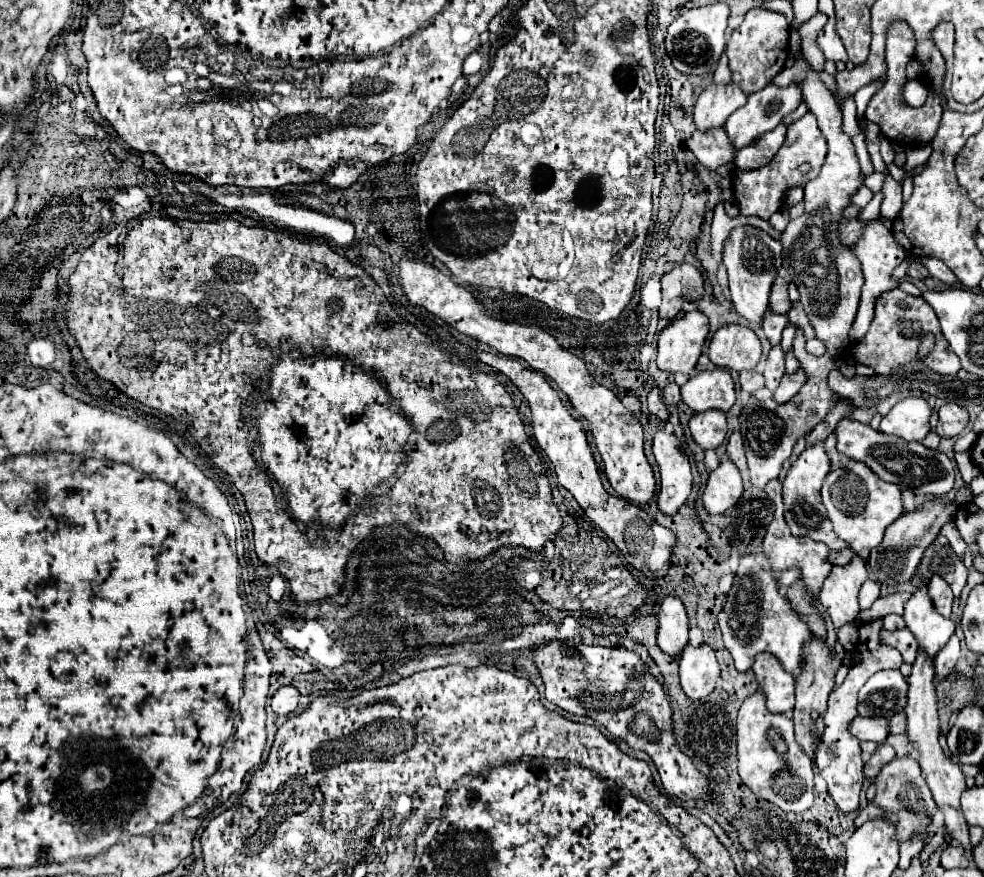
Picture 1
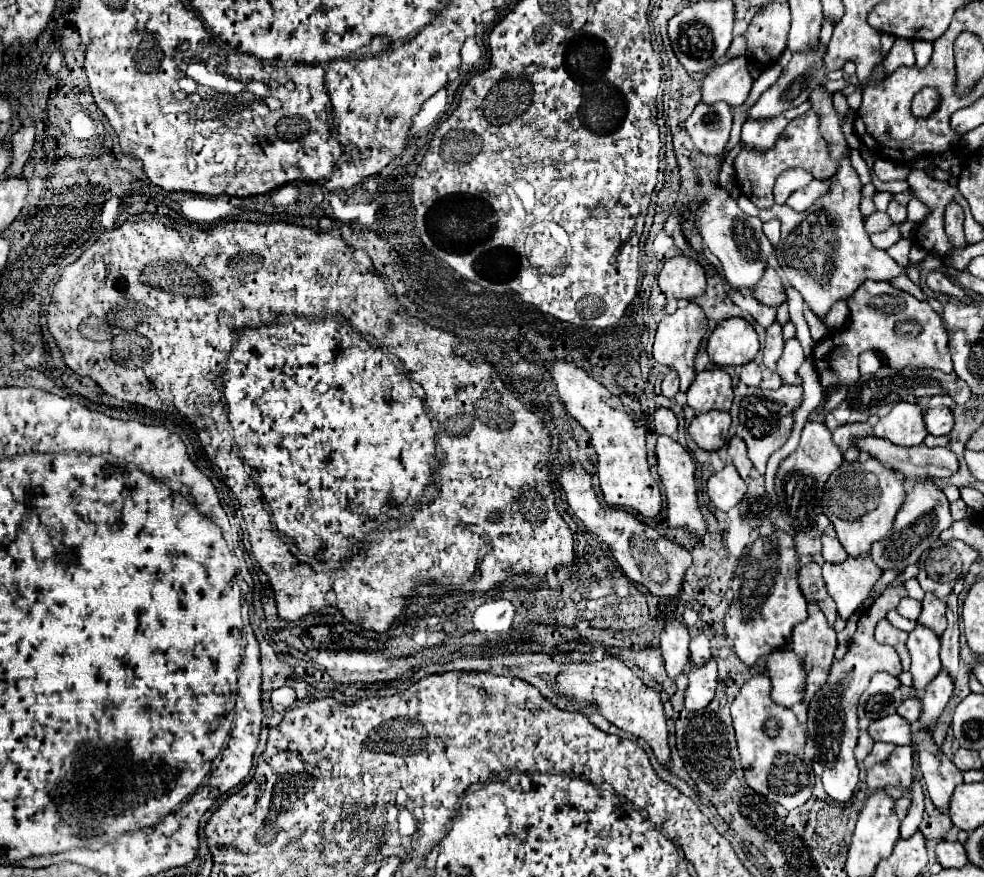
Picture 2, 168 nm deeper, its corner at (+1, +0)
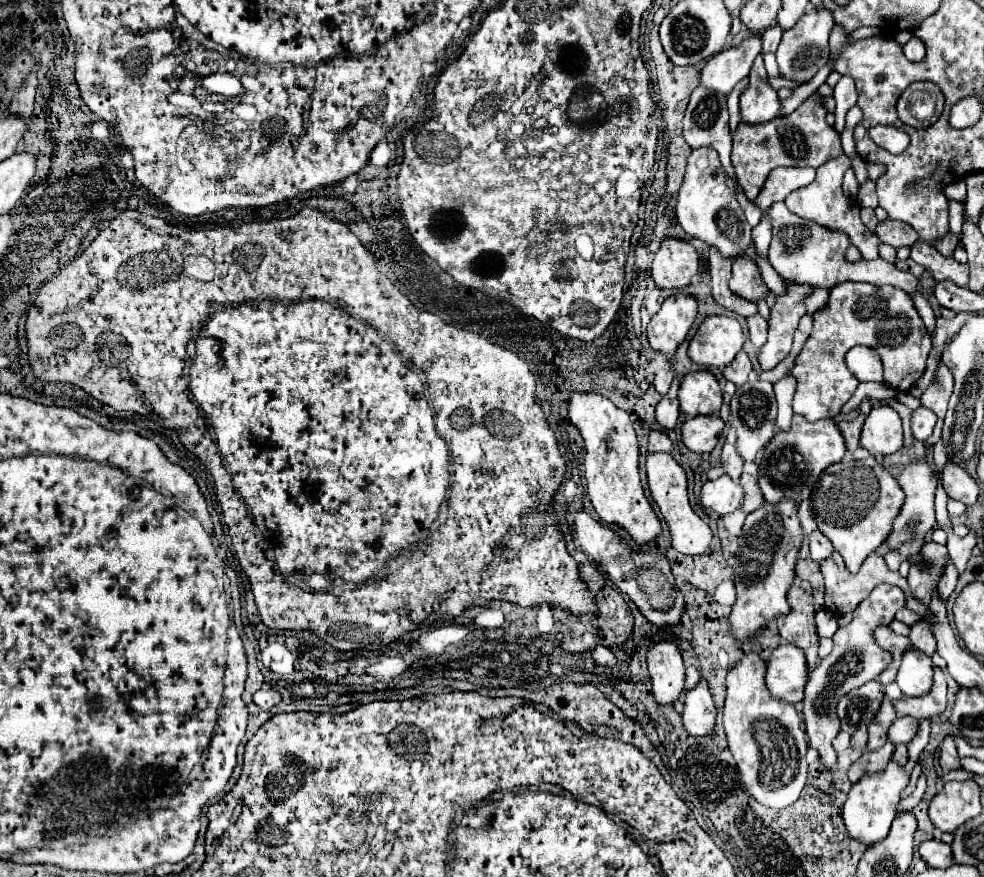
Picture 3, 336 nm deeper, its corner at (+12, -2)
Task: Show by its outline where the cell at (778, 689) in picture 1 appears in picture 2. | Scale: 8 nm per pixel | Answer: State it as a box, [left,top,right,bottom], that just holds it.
[767,648,805,708]

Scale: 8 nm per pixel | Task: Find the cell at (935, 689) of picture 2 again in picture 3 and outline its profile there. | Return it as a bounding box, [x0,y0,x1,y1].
[842,720,930,846]

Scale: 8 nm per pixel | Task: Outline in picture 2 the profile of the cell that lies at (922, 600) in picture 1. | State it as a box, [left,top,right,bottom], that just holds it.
[907,624,941,692]

